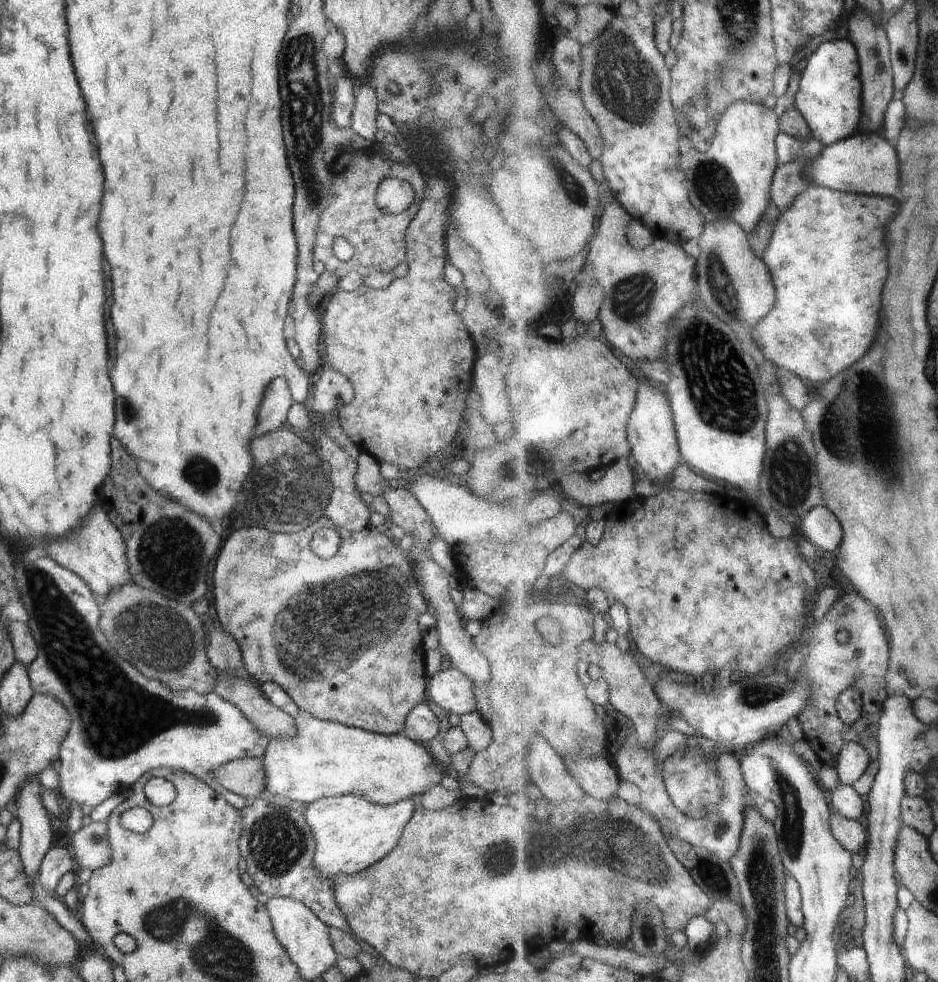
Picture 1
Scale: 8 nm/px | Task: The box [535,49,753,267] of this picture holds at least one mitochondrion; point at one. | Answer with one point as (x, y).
(715, 188)

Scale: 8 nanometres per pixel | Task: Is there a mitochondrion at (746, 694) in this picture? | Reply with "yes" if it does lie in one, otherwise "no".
yes

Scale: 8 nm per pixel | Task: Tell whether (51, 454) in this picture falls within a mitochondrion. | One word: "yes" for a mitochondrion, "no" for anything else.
no

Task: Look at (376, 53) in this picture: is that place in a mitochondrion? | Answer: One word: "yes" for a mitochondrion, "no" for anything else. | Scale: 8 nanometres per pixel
no

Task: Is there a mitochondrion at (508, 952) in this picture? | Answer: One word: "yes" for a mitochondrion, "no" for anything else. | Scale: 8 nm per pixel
no

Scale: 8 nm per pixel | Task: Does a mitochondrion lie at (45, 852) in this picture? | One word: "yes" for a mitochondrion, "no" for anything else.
no

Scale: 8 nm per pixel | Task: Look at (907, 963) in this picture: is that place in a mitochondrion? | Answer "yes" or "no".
no

